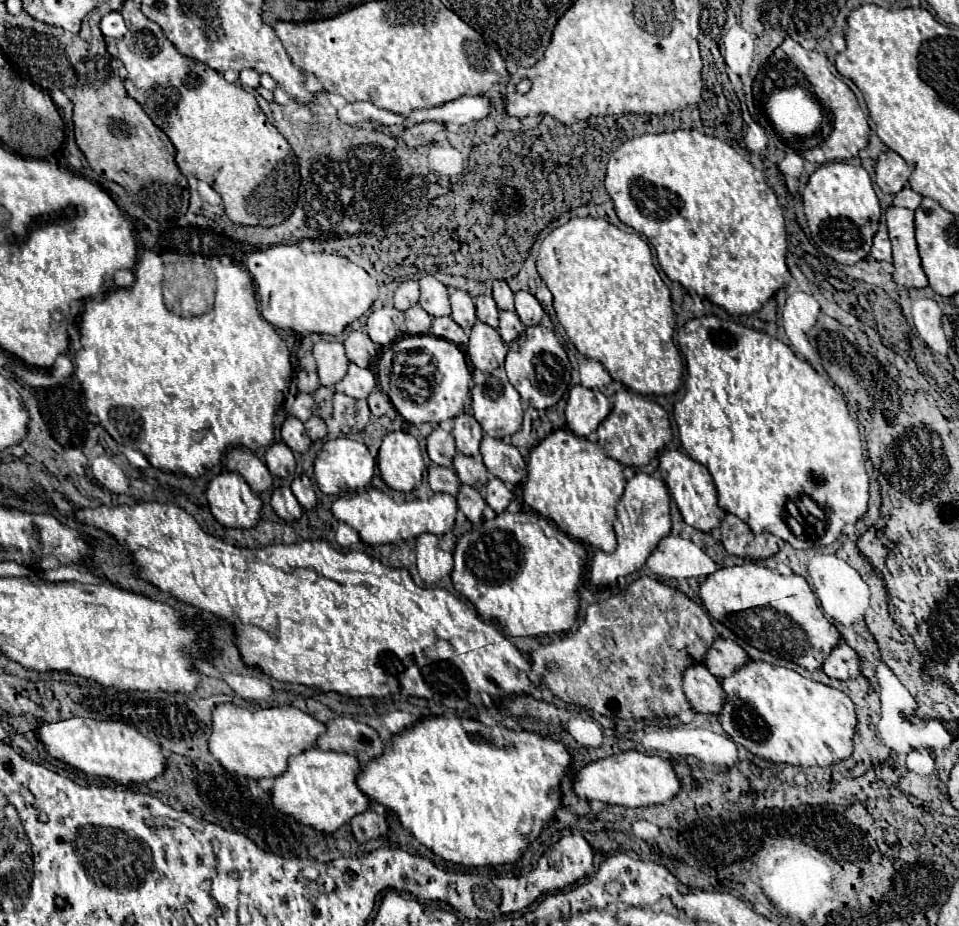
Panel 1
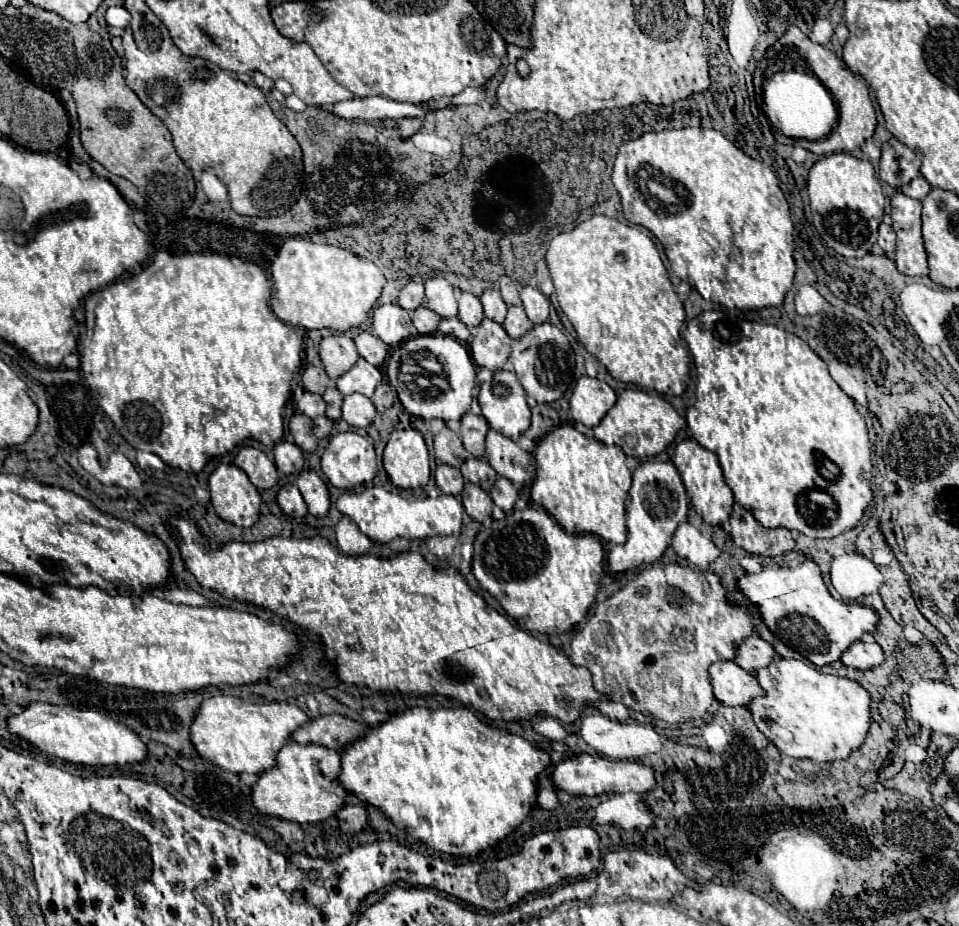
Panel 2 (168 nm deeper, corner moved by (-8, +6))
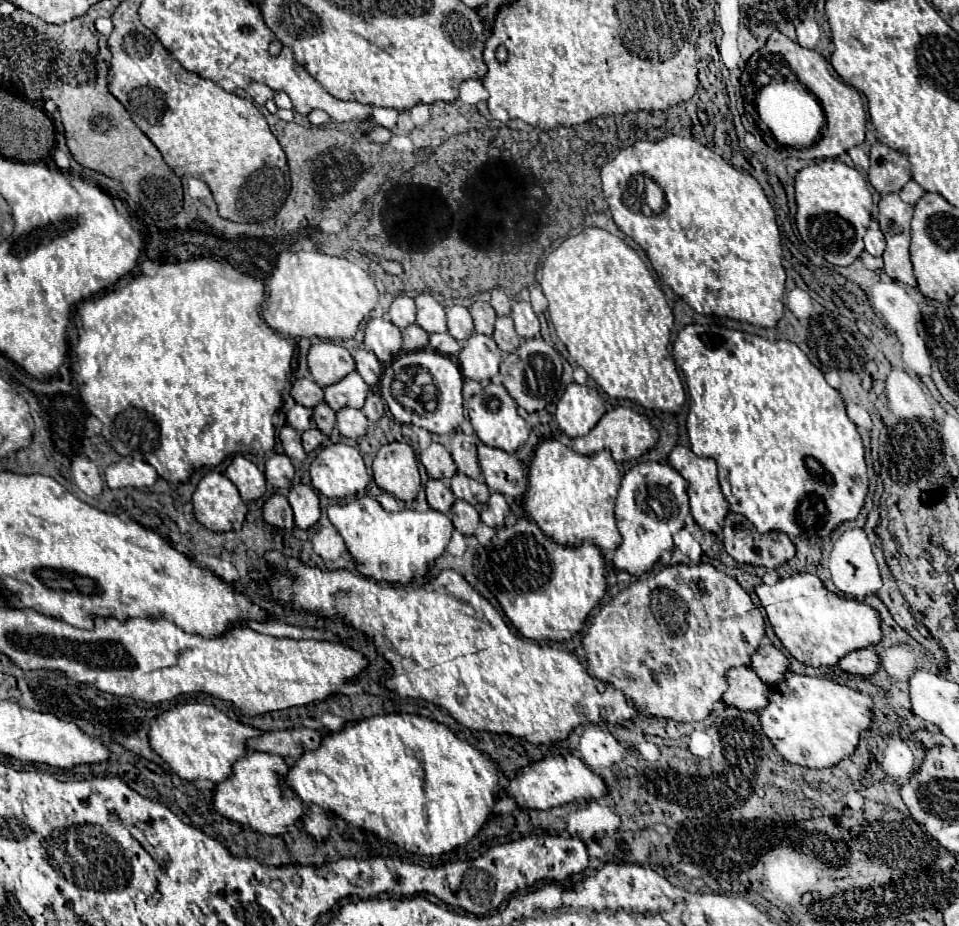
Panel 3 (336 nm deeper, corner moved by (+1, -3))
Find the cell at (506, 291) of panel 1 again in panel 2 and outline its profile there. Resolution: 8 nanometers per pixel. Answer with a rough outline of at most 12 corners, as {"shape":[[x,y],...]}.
{"shape":[[500,277],[500,293],[506,305],[522,305],[520,285]]}

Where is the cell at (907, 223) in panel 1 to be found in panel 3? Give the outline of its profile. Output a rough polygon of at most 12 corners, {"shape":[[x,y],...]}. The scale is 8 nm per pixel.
{"shape":[[897,194],[879,202],[885,272],[917,286],[909,258],[913,206]]}

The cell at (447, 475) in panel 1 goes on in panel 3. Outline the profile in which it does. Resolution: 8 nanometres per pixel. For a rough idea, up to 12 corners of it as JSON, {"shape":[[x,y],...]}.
{"shape":[[429,478],[425,492],[433,510],[449,512],[455,494],[447,482]]}

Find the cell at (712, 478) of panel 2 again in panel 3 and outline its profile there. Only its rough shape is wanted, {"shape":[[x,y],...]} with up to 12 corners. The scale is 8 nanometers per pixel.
{"shape":[[689,446],[669,464],[687,480],[689,506],[705,532],[719,532],[729,504],[717,464]]}

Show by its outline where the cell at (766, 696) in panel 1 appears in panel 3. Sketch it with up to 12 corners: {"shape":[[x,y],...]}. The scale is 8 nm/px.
{"shape":[[787,672],[759,710],[789,764],[831,768],[871,724],[871,698]]}

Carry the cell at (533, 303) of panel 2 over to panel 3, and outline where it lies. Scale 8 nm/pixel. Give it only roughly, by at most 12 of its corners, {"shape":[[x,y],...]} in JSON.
{"shape":[[513,302],[511,318],[521,338],[539,336],[529,302]]}

